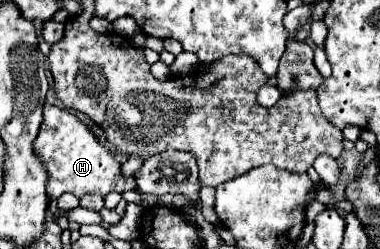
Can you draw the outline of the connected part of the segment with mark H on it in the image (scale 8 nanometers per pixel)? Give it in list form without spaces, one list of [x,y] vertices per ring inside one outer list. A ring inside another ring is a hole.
[[[55,105],[43,107],[43,123],[35,139],[35,153],[43,159],[49,171],[49,183],[47,183],[49,199],[57,199],[63,193],[73,193],[77,197],[95,193],[105,197],[111,191],[123,193],[135,189],[135,179],[125,177],[121,173],[119,159],[105,145],[97,141],[93,131],[79,117],[75,117],[67,109],[59,109]]]

